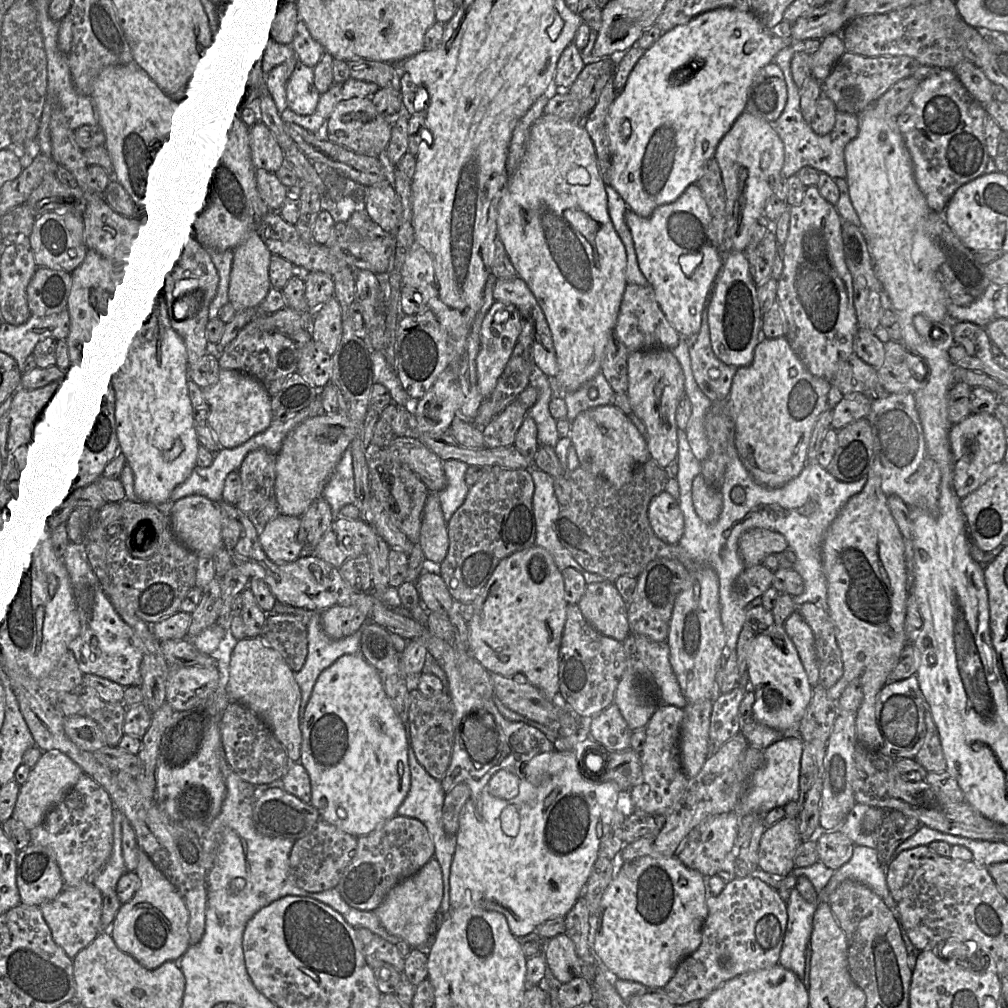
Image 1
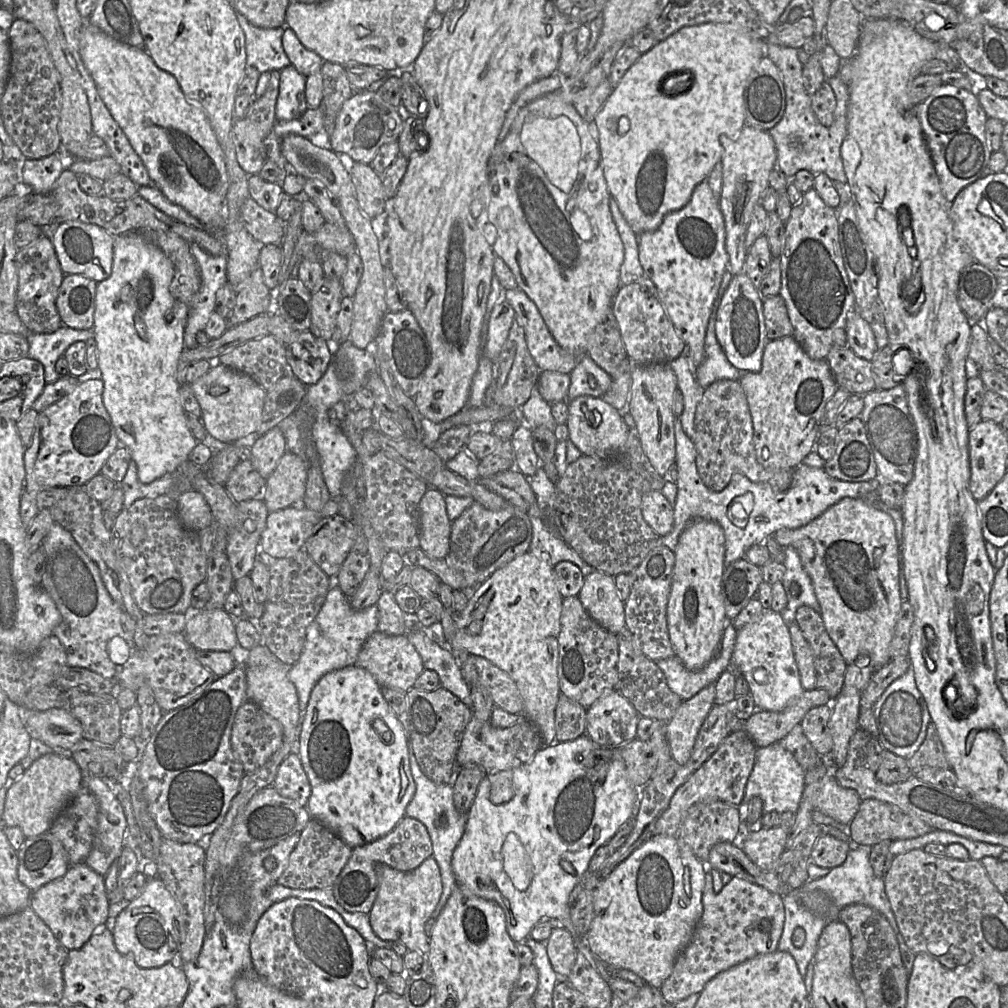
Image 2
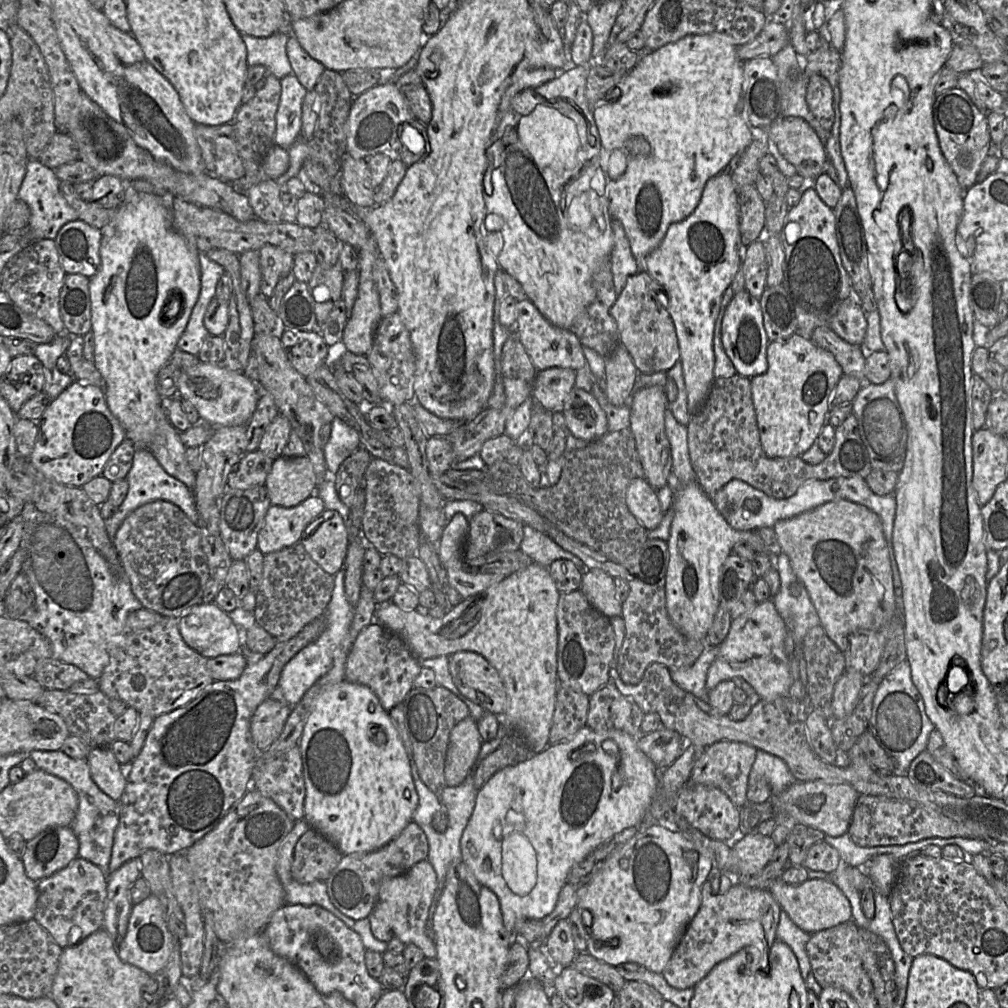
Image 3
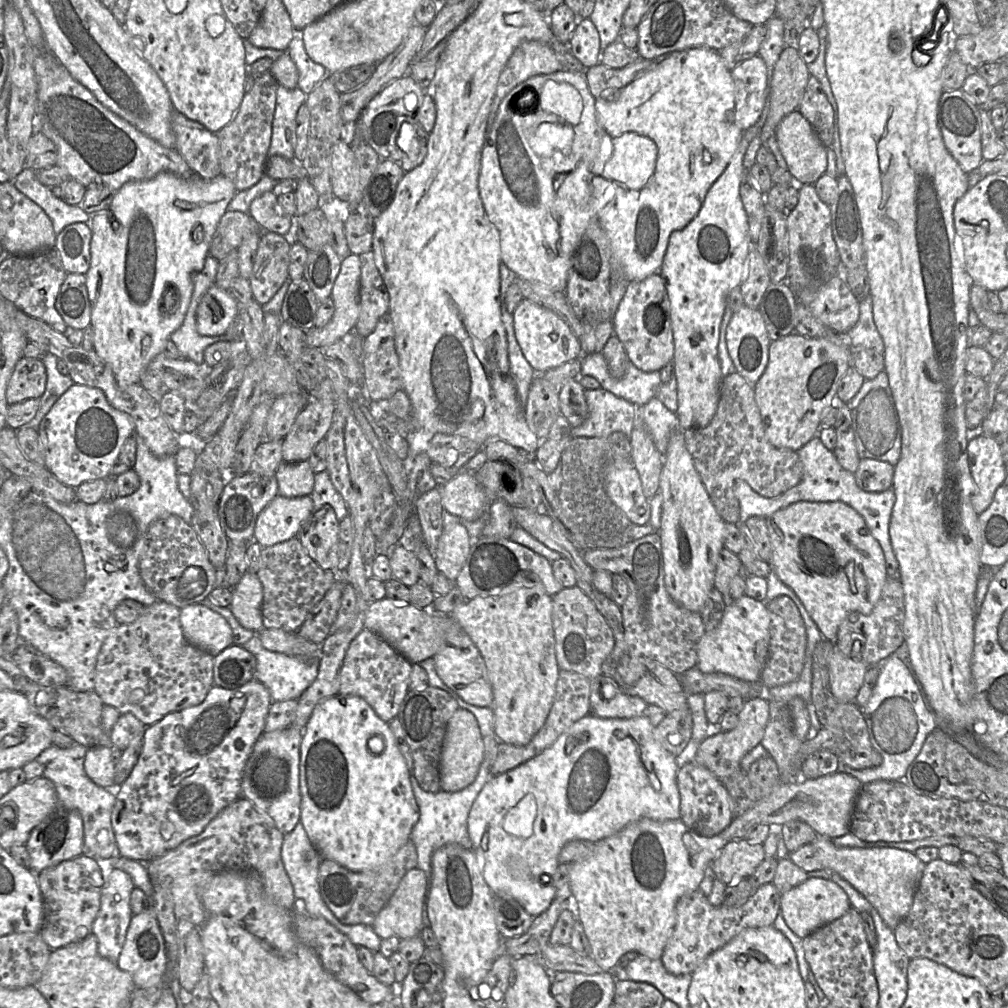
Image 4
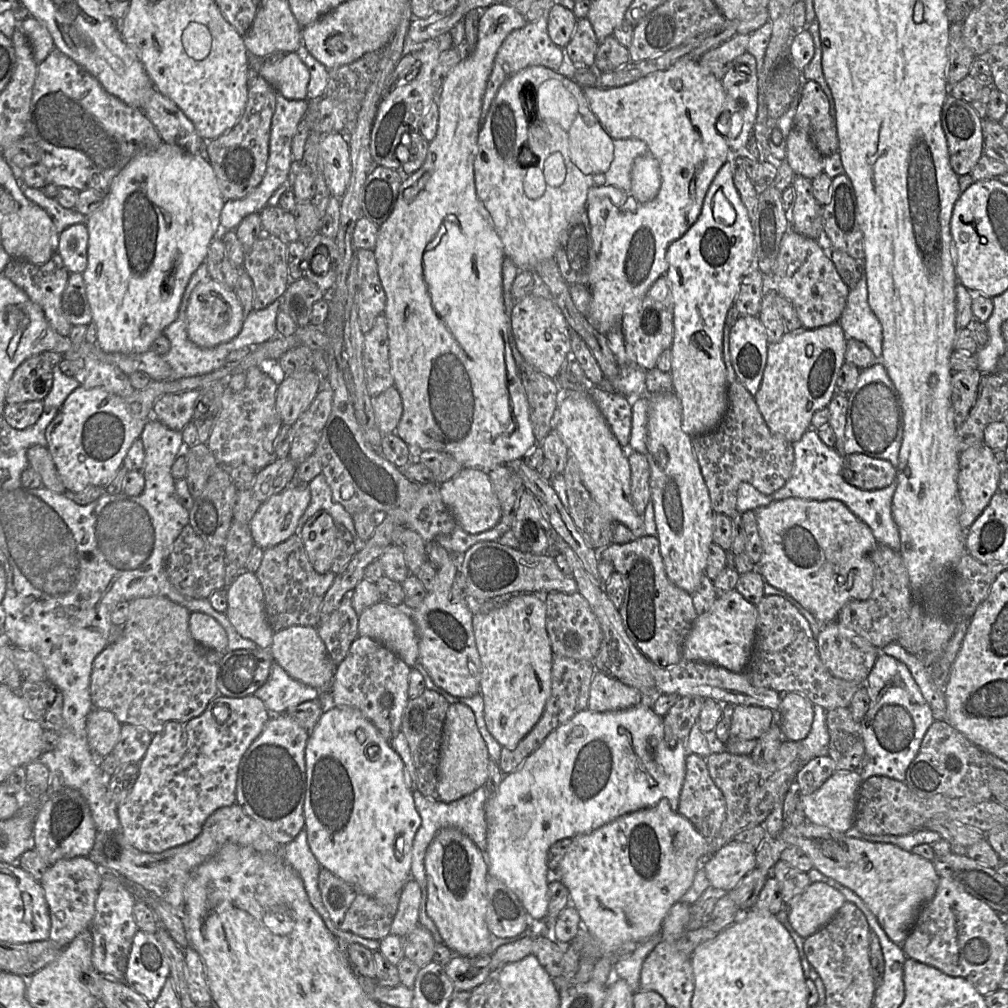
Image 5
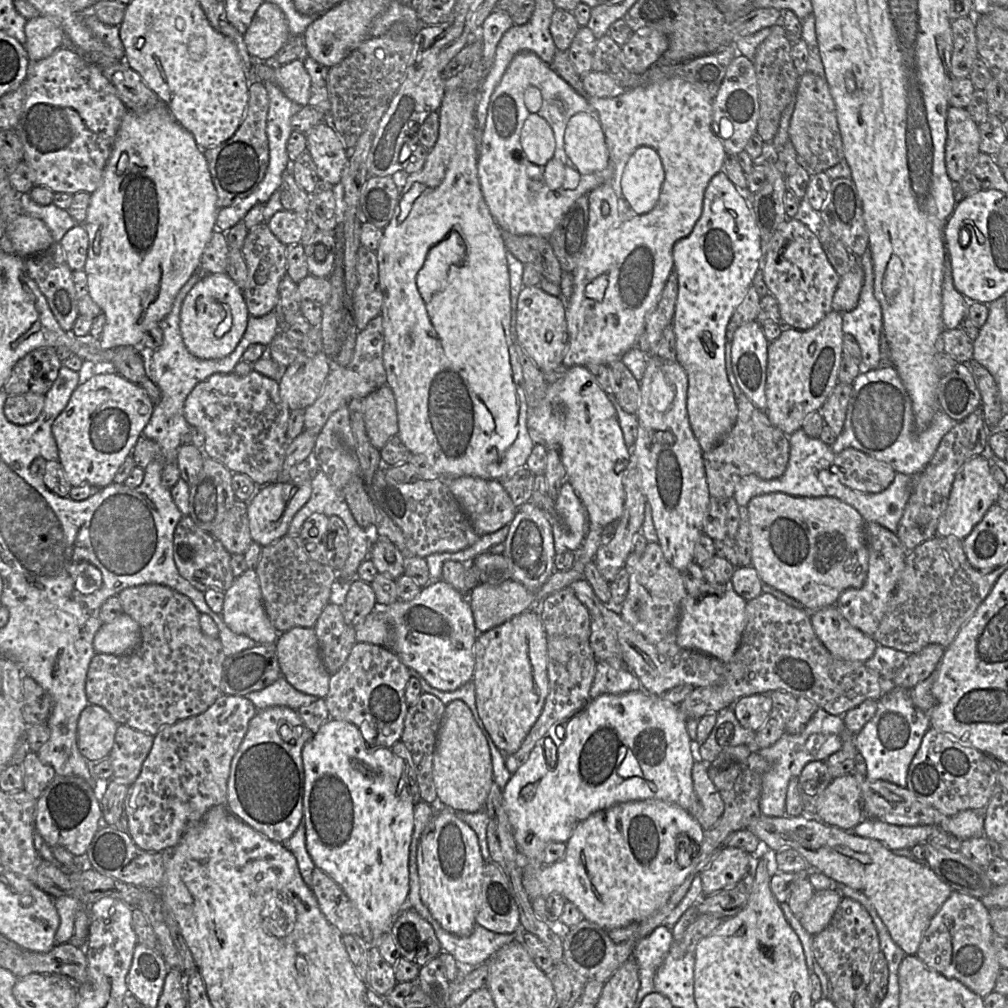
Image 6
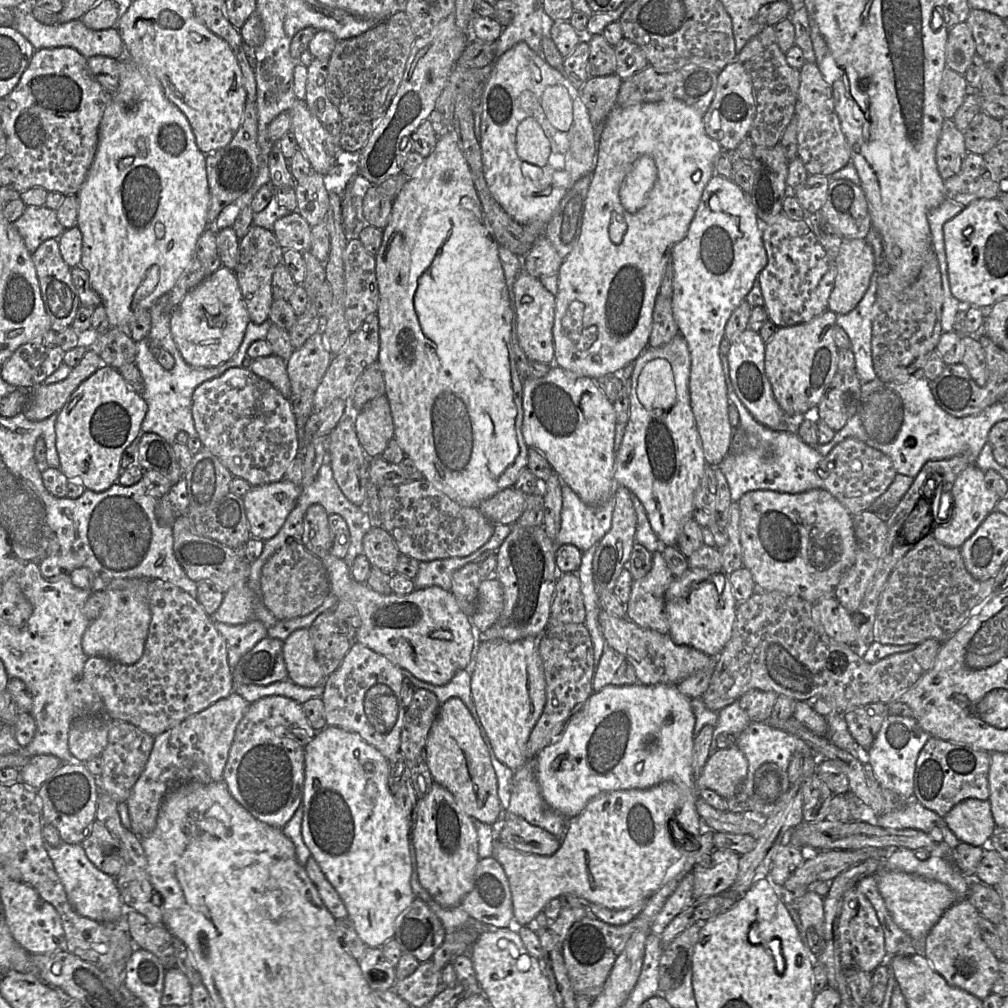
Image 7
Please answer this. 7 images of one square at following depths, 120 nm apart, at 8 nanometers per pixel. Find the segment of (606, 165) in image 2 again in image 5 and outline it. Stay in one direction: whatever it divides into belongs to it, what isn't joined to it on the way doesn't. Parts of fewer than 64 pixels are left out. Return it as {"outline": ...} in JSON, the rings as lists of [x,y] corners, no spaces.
{"outline":[[[687,60],[677,62],[672,67],[662,70],[656,71],[648,74],[630,84],[626,84],[620,87],[612,87],[612,88],[602,88],[600,86],[593,87],[584,87],[583,88],[584,95],[589,103],[589,106],[592,112],[595,114],[598,121],[605,128],[607,133],[613,139],[640,139],[646,142],[648,146],[648,152],[658,161],[661,175],[661,186],[657,196],[643,204],[639,204],[636,210],[634,211],[626,211],[622,210],[621,207],[615,205],[610,197],[599,197],[597,199],[591,199],[590,202],[587,200],[586,210],[588,214],[588,218],[590,221],[591,234],[594,243],[594,248],[597,255],[597,260],[595,266],[590,274],[588,288],[590,293],[592,294],[592,299],[589,304],[589,308],[587,310],[587,314],[585,315],[589,324],[599,333],[603,335],[607,335],[609,331],[613,328],[621,327],[622,317],[624,315],[624,308],[628,304],[630,304],[633,300],[641,300],[646,293],[648,292],[651,285],[661,276],[664,276],[668,263],[666,260],[666,252],[668,246],[675,240],[681,238],[687,230],[695,223],[698,219],[701,210],[705,195],[708,191],[708,188],[713,181],[715,175],[723,166],[723,164],[730,157],[730,148],[727,145],[725,139],[719,134],[716,129],[716,122],[723,111],[725,93],[722,86],[722,82],[717,79],[707,68],[704,68],[700,65],[698,60]]]}

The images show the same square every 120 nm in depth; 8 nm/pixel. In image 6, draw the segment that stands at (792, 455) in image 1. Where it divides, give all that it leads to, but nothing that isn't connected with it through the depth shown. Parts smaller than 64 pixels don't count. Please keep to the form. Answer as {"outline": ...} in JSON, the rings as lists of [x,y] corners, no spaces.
{"outline":[[[830,311],[818,324],[809,330],[783,327],[781,335],[768,344],[765,393],[765,414],[770,422],[787,436],[801,429],[804,421],[813,412],[819,411],[838,383],[838,371],[843,357],[842,314]]]}

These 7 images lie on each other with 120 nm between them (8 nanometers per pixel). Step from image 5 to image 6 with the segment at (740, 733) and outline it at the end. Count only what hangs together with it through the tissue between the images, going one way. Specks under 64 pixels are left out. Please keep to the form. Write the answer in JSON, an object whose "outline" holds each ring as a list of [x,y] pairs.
{"outline":[[[757,694],[739,699],[734,704],[736,718],[749,730],[757,732],[767,722],[773,708],[769,694]]]}

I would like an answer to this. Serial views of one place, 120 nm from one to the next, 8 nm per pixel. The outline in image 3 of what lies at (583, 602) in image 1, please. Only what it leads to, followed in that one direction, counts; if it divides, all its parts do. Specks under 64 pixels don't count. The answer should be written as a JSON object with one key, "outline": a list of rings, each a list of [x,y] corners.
{"outline":[[[586,569],[580,590],[589,603],[604,616],[622,616],[622,603],[616,596],[614,578],[603,570]]]}

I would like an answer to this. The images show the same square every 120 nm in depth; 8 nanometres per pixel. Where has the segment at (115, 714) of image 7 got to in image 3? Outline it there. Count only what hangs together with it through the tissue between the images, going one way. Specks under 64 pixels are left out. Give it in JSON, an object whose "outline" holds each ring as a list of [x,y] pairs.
{"outline":[[[163,616],[149,628],[124,632],[124,648],[111,649],[109,664],[98,680],[99,690],[110,699],[120,699],[139,713],[156,718],[185,706],[212,684],[214,680],[207,669],[207,659],[185,643],[178,629],[178,619]]]}

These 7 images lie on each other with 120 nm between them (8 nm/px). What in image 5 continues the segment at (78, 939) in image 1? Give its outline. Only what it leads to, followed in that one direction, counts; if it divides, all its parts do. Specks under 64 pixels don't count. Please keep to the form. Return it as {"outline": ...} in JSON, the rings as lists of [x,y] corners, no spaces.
{"outline":[[[84,856],[58,860],[47,868],[38,882],[43,889],[50,913],[51,927],[48,940],[65,948],[80,932],[86,928],[90,929],[102,878],[98,874],[97,866],[88,856]]]}

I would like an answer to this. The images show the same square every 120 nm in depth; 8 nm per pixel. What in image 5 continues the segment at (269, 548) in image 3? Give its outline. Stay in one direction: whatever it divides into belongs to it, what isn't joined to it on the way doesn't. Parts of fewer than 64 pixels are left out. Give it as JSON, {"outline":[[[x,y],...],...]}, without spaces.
{"outline":[[[308,483],[291,484],[282,492],[271,496],[250,520],[254,543],[267,549],[289,539],[296,533],[298,522],[310,500]]]}

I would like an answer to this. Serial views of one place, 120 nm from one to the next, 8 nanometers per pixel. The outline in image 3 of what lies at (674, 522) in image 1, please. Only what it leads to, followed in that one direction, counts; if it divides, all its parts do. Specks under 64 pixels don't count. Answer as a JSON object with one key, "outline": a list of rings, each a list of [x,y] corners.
{"outline":[[[643,478],[630,482],[626,492],[626,504],[633,516],[647,530],[656,529],[663,519],[664,513],[657,490]]]}

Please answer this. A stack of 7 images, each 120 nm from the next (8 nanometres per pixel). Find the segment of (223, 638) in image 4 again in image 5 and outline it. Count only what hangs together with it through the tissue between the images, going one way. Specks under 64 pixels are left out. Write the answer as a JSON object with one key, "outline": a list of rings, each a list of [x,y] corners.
{"outline":[[[199,611],[191,612],[188,627],[192,638],[202,646],[228,652],[226,632],[212,616]]]}

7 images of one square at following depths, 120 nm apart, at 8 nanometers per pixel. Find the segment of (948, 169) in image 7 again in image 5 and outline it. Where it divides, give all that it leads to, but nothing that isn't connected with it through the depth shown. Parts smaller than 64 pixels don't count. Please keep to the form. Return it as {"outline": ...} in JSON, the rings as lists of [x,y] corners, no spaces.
{"outline":[[[947,95],[941,112],[941,123],[946,136],[950,165],[962,176],[970,174],[984,154],[983,120],[971,103]]]}

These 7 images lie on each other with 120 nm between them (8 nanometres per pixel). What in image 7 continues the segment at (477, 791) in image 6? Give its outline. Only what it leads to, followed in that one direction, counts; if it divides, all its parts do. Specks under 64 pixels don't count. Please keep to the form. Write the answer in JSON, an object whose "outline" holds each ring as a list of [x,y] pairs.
{"outline":[[[450,698],[440,706],[426,741],[426,763],[433,781],[447,789],[472,819],[493,825],[503,815],[489,751],[474,718],[459,698]]]}

